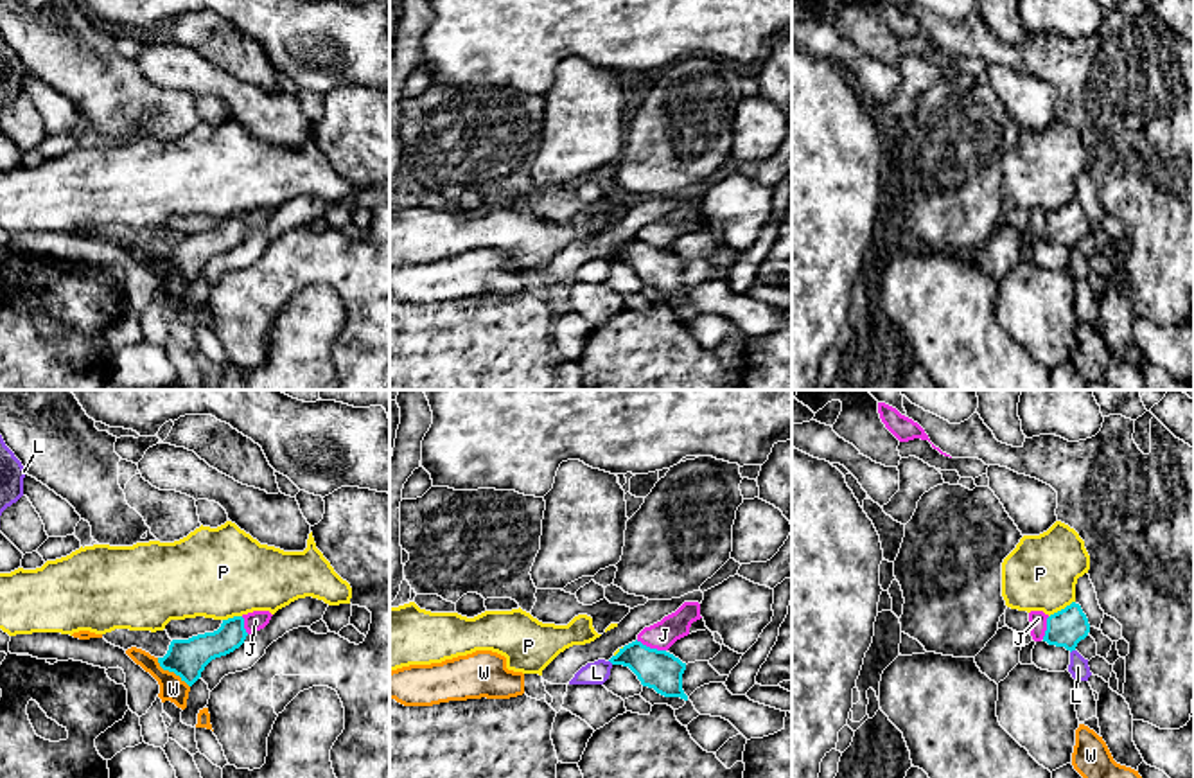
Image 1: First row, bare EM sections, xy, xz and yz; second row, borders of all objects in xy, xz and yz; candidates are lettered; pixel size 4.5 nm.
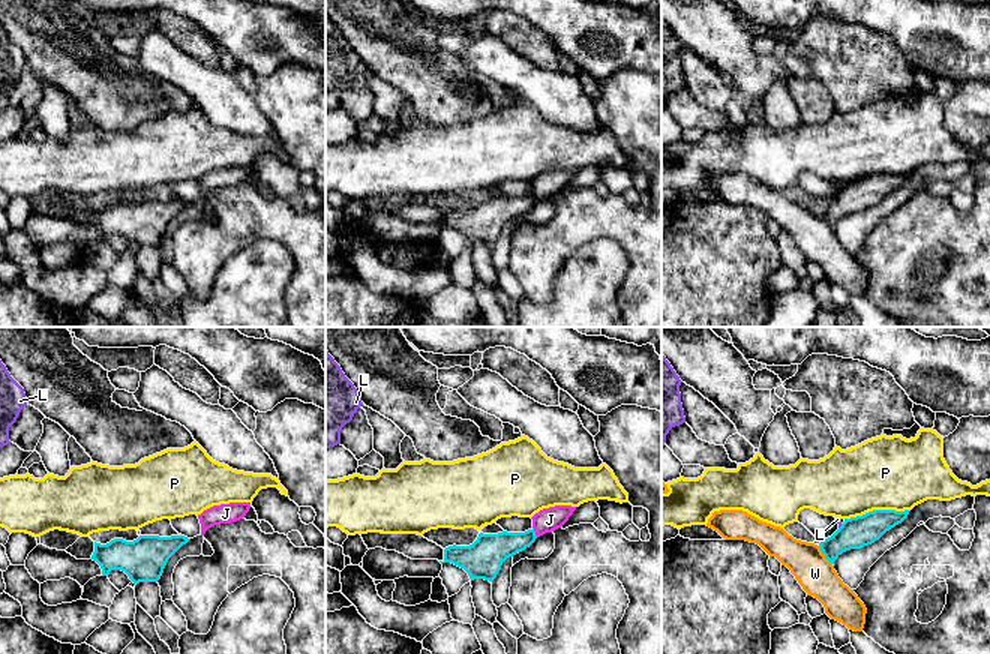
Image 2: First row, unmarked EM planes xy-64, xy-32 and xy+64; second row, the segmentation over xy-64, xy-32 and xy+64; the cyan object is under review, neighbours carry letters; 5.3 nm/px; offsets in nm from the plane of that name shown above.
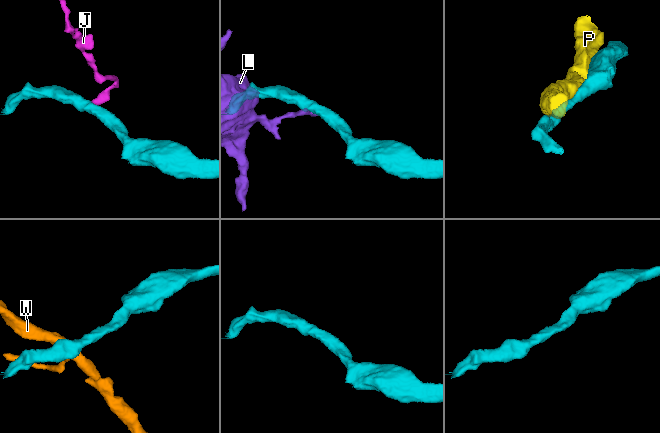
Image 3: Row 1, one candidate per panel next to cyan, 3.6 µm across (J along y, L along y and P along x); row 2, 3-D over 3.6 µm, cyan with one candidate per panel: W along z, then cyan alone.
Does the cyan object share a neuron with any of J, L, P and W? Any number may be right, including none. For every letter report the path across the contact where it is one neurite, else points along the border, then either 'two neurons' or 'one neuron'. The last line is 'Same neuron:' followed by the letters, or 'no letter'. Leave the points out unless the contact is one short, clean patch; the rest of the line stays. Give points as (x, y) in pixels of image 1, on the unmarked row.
J: border xz (636, 238), (665, 248); two neurons
L: border yz (1074, 247), (1071, 250); two neurons
P: two neurons
W: border xy (157, 256), (164, 266), (173, 268), (189, 284); two neurons
Same neuron: no letter

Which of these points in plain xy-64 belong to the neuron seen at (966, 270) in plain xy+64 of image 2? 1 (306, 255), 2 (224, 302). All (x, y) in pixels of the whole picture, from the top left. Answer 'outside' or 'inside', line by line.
1: inside
2: outside

